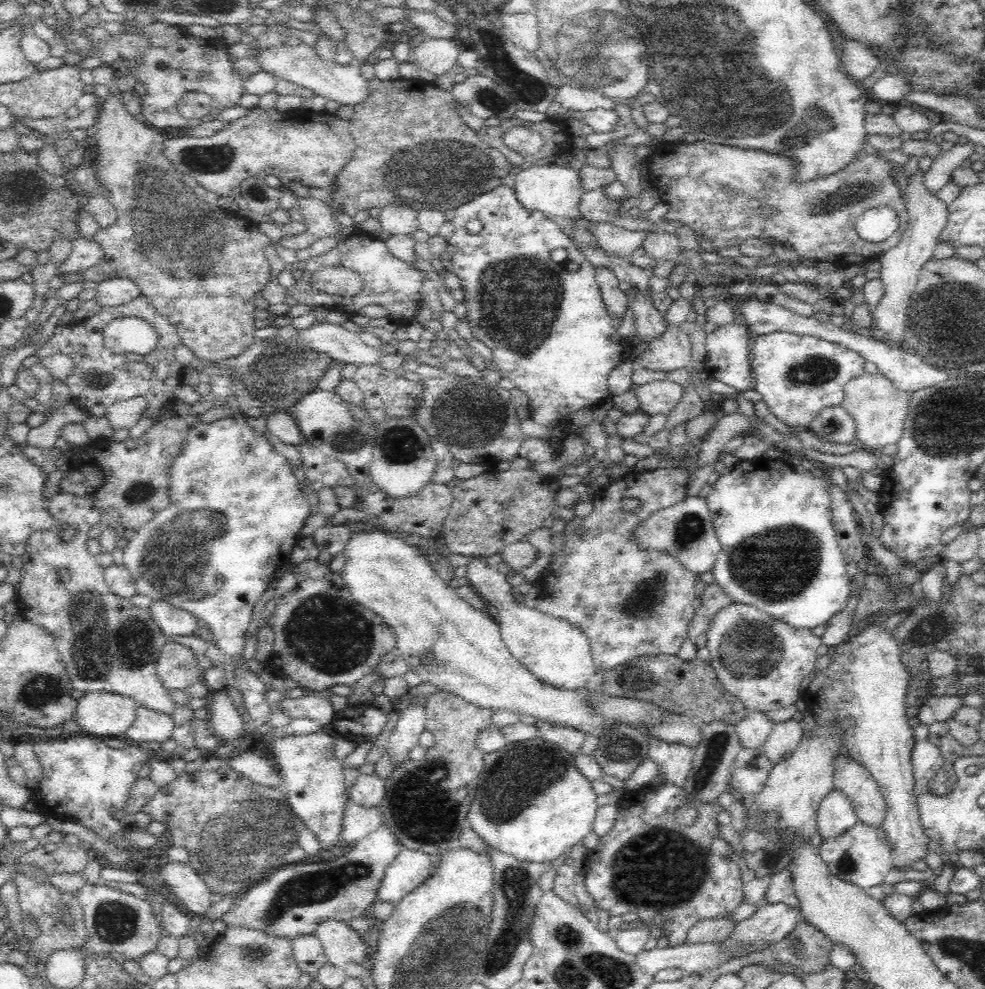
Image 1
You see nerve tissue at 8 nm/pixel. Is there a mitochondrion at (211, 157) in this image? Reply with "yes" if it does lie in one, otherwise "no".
yes

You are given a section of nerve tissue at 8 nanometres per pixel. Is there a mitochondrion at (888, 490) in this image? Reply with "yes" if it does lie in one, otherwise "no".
no

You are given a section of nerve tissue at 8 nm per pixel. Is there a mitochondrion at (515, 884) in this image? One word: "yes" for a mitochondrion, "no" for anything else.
yes

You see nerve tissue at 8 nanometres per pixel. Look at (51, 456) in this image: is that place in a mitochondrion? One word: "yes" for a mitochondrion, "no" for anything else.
no

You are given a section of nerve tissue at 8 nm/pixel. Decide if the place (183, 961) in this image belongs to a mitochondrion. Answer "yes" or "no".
no

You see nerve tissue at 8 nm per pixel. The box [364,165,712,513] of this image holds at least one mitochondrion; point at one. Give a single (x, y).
(520, 297)

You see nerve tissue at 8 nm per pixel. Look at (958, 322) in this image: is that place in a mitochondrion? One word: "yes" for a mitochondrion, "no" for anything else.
yes

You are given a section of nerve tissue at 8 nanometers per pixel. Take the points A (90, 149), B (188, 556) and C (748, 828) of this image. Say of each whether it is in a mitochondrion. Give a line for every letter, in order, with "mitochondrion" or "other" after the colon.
A: other
B: mitochondrion
C: other

